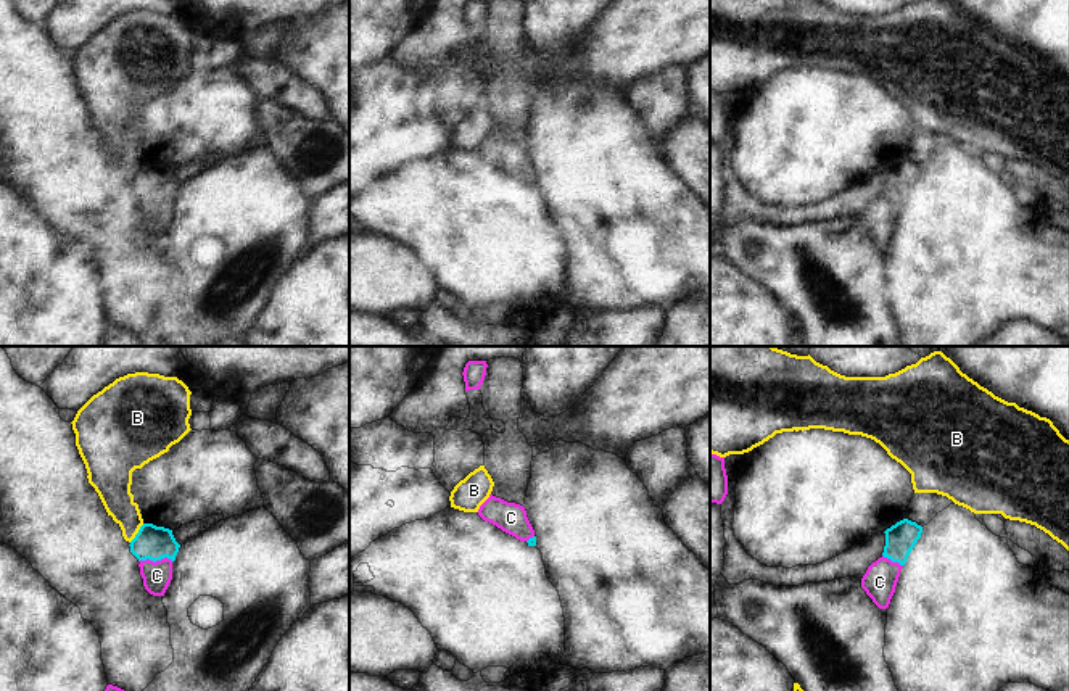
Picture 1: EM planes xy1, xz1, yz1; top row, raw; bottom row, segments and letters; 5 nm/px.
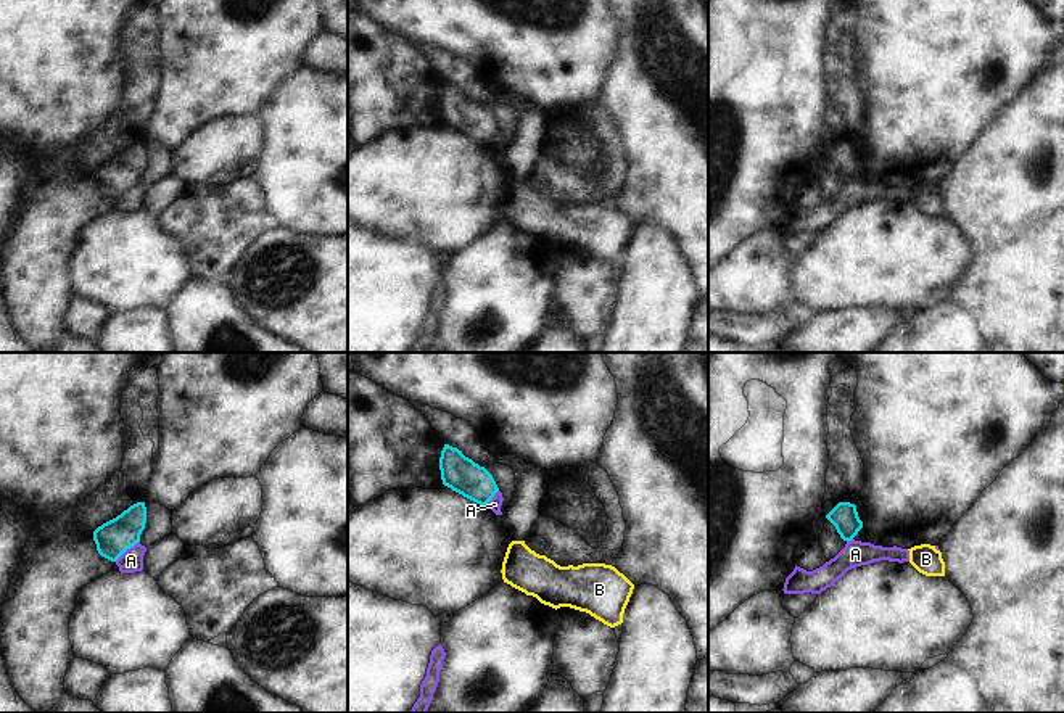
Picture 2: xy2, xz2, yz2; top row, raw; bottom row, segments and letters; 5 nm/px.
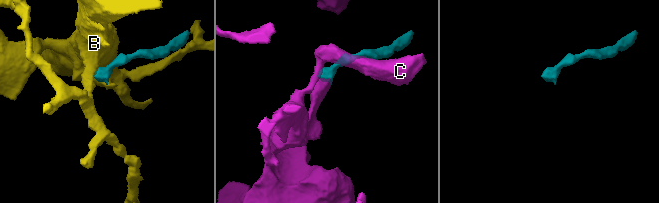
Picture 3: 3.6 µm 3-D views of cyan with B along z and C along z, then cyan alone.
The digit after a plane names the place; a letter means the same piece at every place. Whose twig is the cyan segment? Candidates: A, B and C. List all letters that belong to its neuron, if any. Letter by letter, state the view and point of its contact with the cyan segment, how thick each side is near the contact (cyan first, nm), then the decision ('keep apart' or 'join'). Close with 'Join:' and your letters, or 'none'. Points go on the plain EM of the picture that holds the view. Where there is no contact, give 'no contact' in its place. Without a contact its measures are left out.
A: meets cyan in xy2 at (126, 189); 180 nm thick on the cyan side, 110 nm on the other; keep apart
B: meets cyan in xy1 at (137, 173); 170 nm thick on the cyan side, 160 nm on the other; keep apart
C: meets cyan in xy1 at (156, 198); 170 nm thick on the cyan side, 140 nm on the other; join
Join: C

